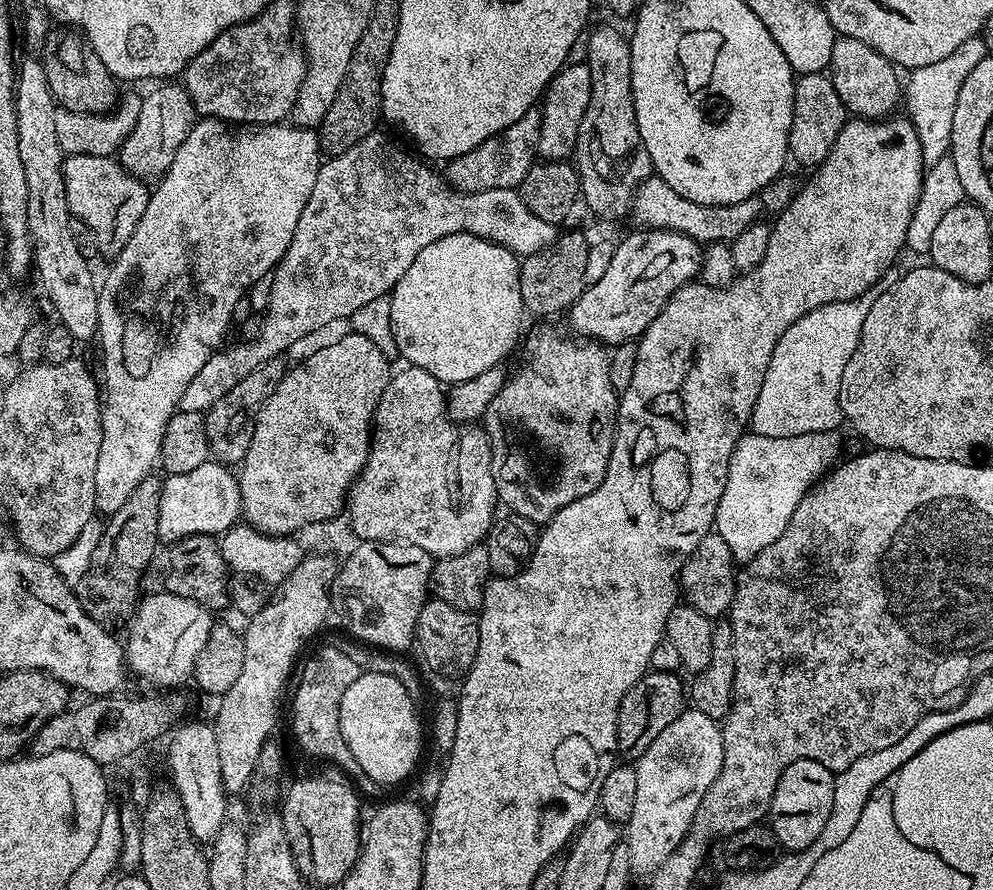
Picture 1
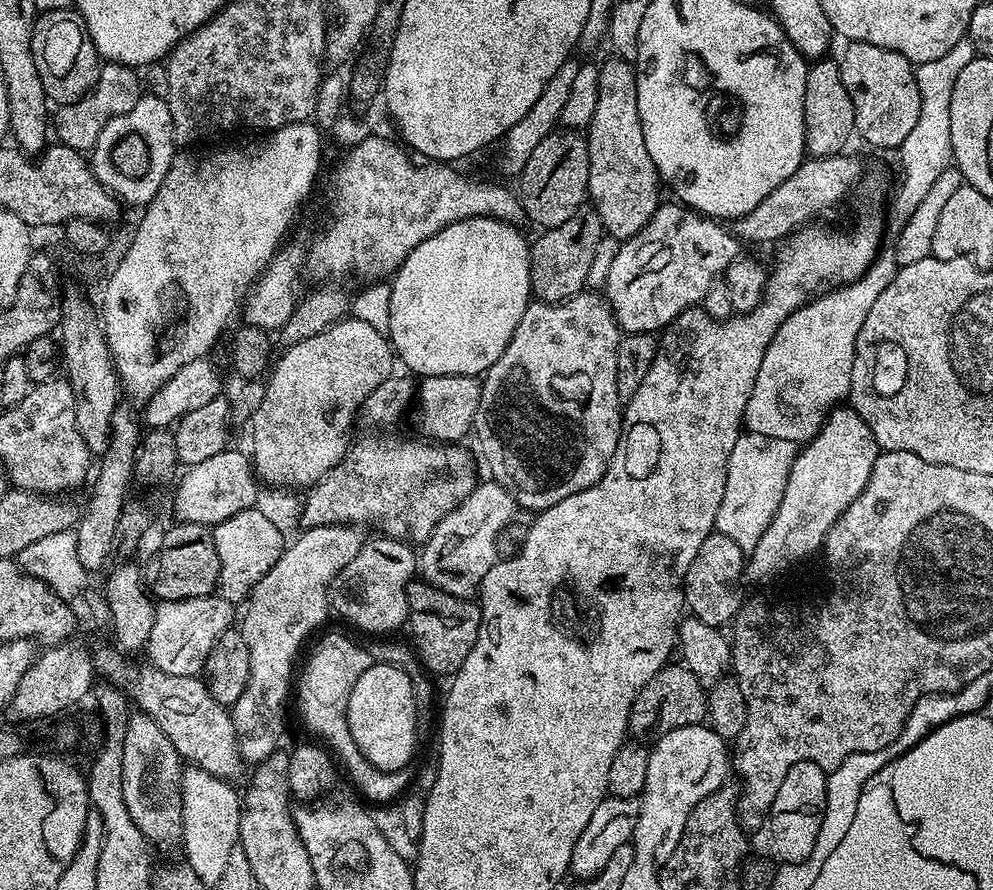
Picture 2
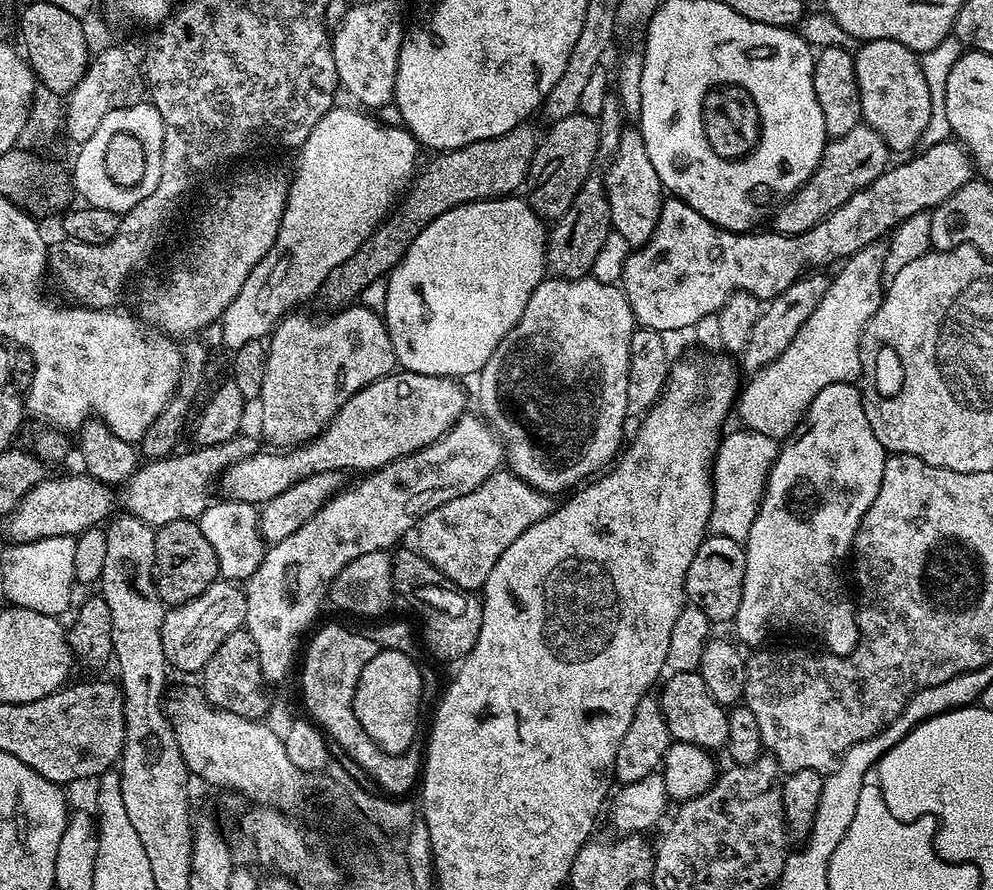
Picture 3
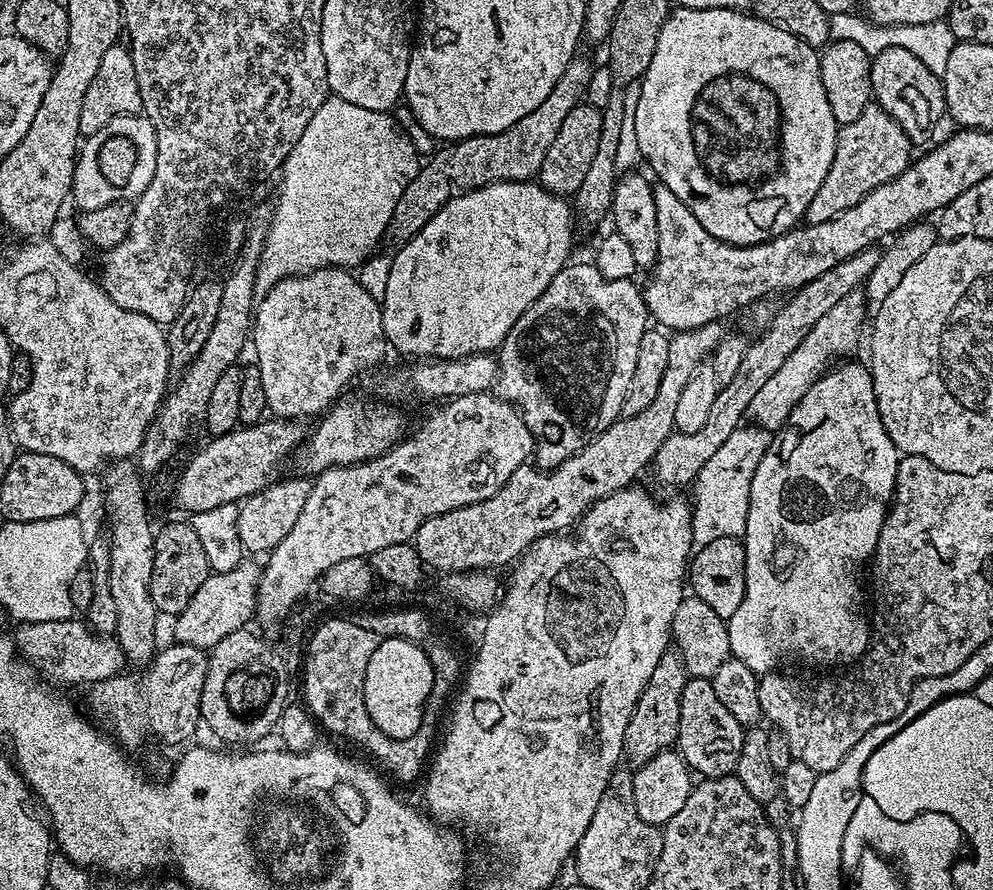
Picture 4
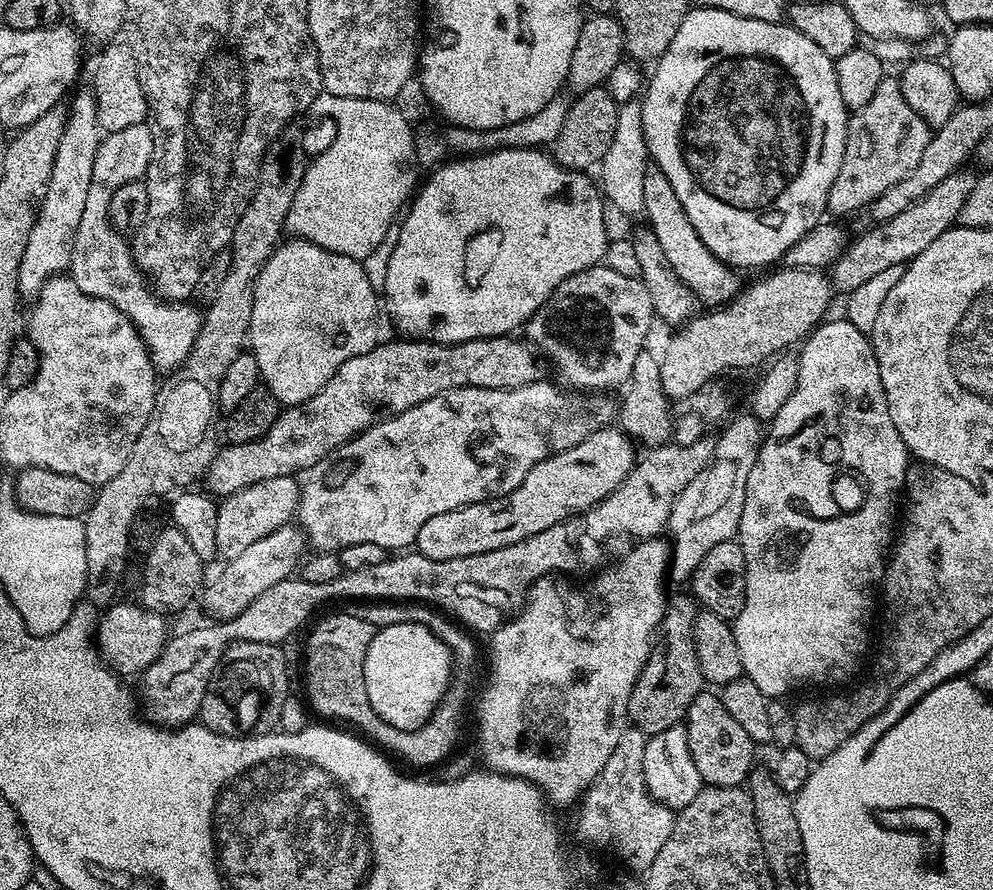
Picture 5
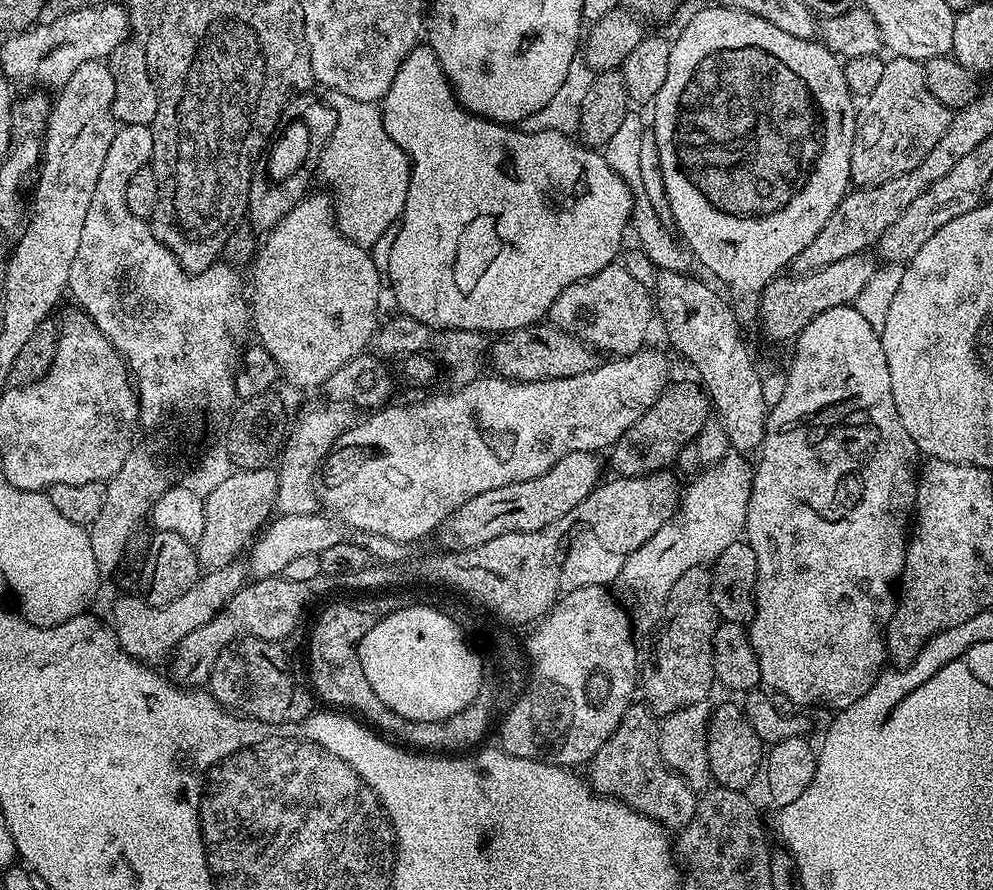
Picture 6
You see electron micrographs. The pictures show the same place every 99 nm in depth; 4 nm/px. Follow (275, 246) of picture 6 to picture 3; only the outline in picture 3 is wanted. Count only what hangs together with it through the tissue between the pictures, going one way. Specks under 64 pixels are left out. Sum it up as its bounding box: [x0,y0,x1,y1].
[258,306,397,450]

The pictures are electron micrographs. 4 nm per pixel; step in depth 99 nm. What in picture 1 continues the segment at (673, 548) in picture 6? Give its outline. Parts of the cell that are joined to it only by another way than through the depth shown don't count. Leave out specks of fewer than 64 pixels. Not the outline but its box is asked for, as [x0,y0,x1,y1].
[714,431,841,561]

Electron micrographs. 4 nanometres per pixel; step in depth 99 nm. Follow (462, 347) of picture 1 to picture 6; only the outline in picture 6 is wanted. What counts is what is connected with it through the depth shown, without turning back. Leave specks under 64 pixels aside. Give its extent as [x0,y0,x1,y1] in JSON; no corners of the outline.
[379,43,632,334]

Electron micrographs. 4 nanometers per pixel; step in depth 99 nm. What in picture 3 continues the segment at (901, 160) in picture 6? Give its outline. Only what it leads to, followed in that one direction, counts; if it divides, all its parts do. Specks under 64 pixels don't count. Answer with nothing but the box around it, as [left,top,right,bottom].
[770,122,890,236]

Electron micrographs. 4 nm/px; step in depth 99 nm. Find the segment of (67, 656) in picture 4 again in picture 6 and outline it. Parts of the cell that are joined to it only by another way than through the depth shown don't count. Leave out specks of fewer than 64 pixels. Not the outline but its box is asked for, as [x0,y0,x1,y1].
[111,563,246,666]

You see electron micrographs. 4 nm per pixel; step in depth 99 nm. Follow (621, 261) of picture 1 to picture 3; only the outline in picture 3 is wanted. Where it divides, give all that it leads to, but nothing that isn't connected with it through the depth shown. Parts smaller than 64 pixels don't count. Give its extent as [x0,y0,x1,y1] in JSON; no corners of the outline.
[622,139,974,332]

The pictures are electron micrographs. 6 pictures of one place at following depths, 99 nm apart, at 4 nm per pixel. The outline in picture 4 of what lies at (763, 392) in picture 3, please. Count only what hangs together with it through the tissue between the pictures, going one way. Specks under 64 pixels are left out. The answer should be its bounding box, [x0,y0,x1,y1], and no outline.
[747,290,866,434]

